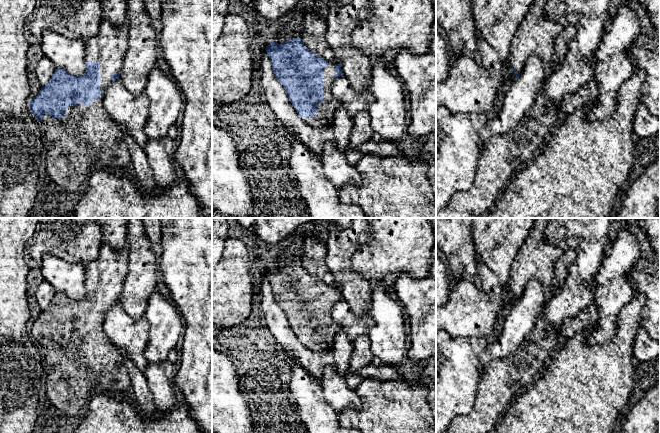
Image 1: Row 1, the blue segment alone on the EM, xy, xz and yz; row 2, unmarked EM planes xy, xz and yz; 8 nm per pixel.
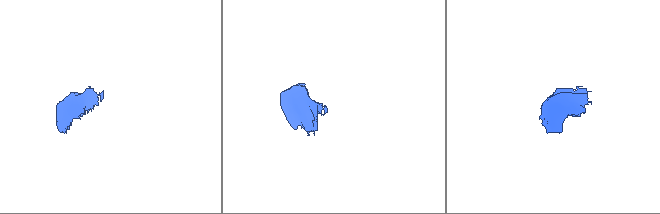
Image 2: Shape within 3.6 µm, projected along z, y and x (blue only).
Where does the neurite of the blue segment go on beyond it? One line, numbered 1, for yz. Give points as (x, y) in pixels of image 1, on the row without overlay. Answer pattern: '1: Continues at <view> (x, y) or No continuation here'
1: No continuation here

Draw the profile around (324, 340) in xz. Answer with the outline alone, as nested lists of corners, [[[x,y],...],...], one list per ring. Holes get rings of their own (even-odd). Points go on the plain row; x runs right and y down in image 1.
[[[329,287],[323,293],[323,328],[318,323],[318,333],[313,341],[302,341],[302,344],[313,351],[329,351],[337,334],[342,331],[341,326],[332,318],[331,310],[335,305],[335,288]]]

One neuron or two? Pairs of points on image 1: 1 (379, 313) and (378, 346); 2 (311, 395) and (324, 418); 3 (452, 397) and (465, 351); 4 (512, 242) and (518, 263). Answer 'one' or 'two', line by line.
1: one
2: one
3: one
4: two

